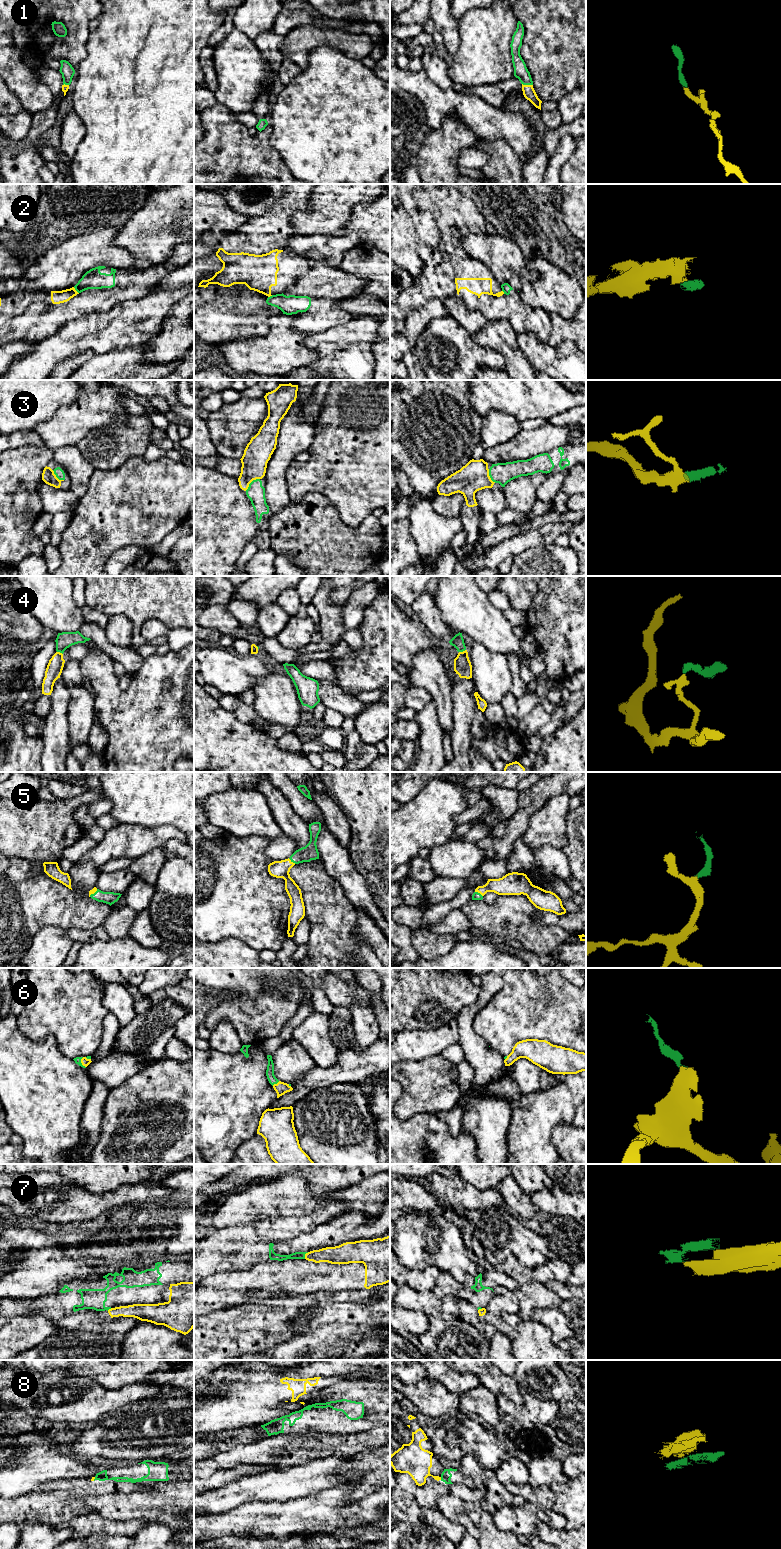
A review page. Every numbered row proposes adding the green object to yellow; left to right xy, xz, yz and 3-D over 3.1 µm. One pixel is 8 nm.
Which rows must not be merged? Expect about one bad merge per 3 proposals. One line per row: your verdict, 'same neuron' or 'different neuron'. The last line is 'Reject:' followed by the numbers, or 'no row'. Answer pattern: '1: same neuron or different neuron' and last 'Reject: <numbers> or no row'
1: same neuron
2: different neuron
3: same neuron
4: same neuron
5: same neuron
6: same neuron
7: different neuron
8: different neuron
Reject: 2, 7, 8

